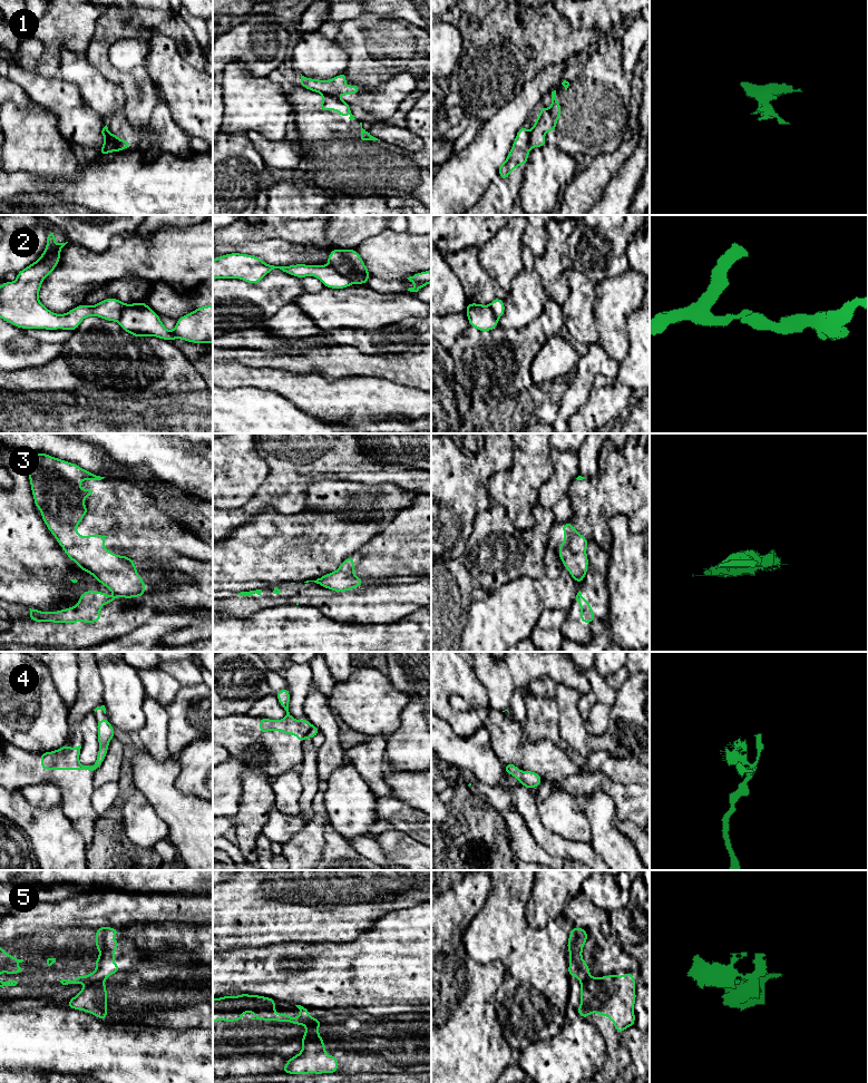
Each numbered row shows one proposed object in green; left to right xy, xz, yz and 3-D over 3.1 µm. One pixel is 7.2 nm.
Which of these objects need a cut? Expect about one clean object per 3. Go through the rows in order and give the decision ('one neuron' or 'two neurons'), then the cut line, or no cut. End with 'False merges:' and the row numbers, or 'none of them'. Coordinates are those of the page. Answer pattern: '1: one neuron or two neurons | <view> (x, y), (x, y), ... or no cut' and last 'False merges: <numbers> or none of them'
1: two neurons | xy (110, 133), (110, 143), (104, 146)
2: two neurons | xz (328, 265), (343, 274), (351, 283)
3: two neurons | xy (115, 594), (118, 596)
4: two neurons | xz (312, 725), (304, 737)
5: two neurons | xy (103, 979), (86, 985)
False merges: 1, 2, 3, 4, 5

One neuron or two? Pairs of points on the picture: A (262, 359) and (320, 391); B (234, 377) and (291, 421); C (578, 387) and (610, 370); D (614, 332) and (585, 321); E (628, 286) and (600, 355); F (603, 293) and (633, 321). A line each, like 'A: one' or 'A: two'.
A: two
B: two
C: one
D: two
E: two
F: two

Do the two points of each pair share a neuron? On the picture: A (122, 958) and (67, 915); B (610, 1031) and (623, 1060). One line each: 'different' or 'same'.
A: same
B: same

